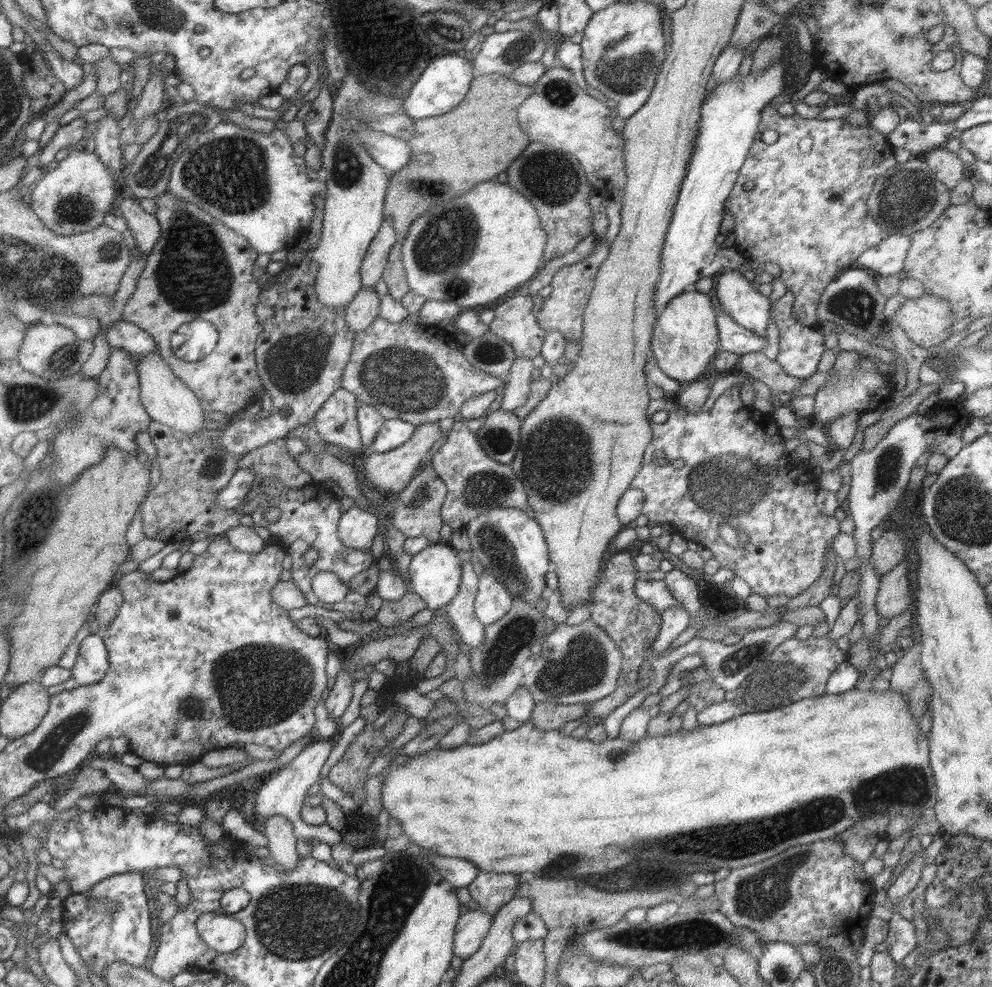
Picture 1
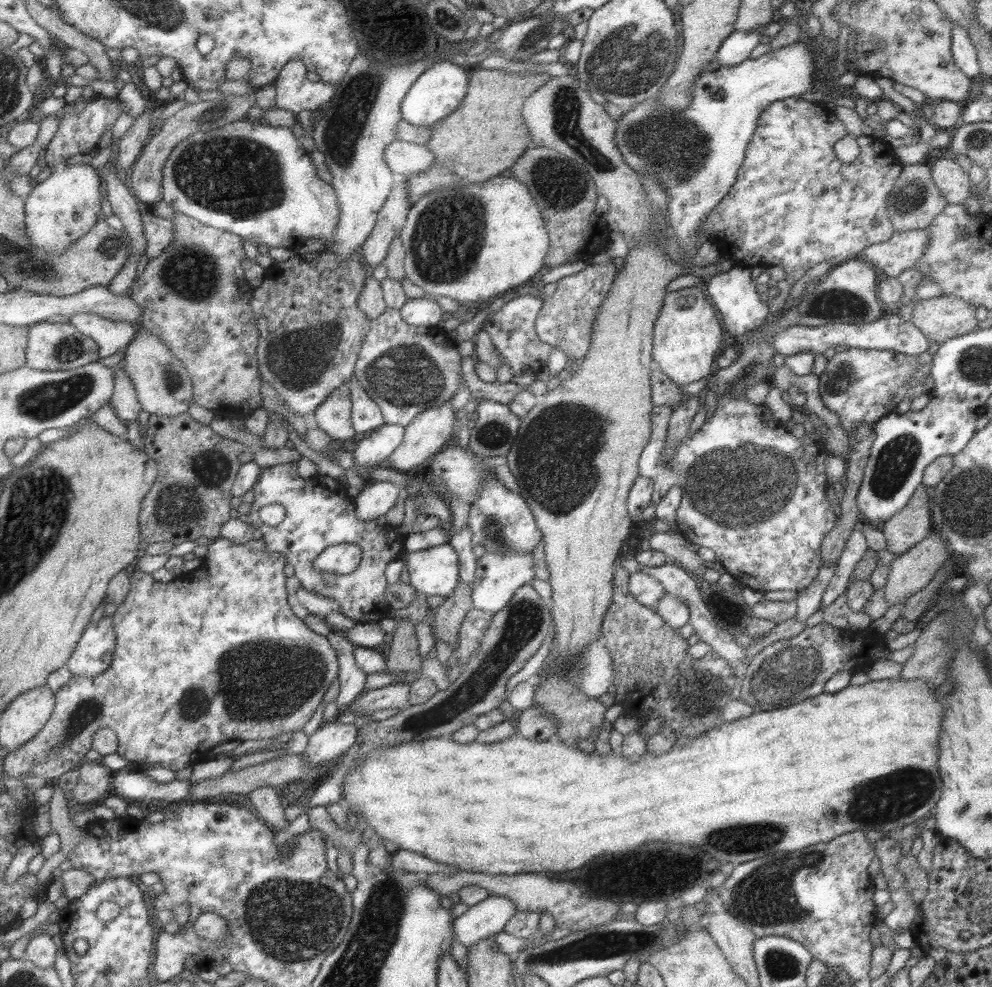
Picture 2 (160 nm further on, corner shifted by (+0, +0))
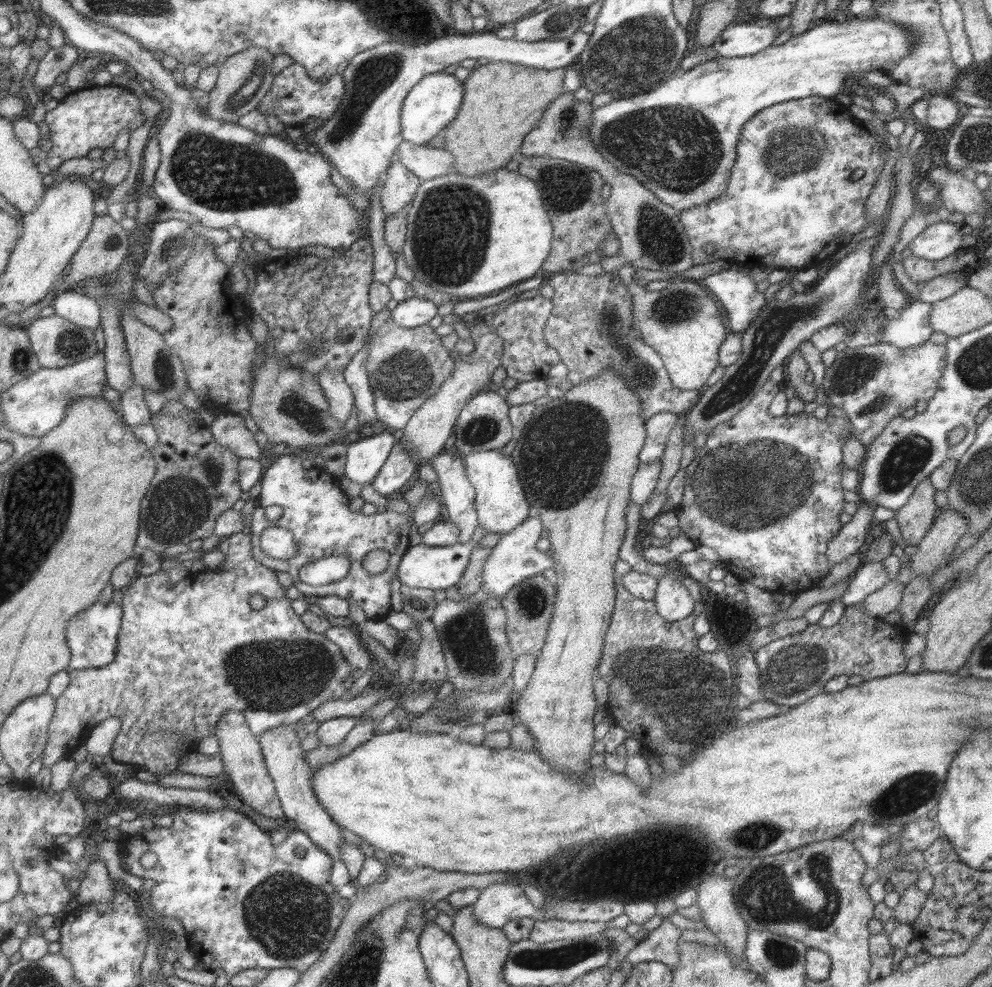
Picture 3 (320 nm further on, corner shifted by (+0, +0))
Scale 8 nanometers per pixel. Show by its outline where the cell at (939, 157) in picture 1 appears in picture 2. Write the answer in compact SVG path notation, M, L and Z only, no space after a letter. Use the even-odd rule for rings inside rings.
M936 156L930 165L930 175L947 205L963 205L967 197L975 192L965 173L954 159Z

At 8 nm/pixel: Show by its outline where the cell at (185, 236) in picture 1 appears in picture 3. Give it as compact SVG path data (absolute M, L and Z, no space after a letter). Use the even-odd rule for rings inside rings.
M199 236L194 244L194 249L192 250L192 255L183 263L181 268L178 268L172 276L168 276L155 290L151 290L152 296L154 298L155 304L153 305L157 310L164 312L173 323L173 328L162 334L165 344L171 349L171 352L179 358L181 361L183 372L185 373L185 380L194 394L199 398L199 401L204 408L208 407L209 410L214 414L225 414L225 413L235 413L245 410L249 410L249 393L251 392L250 386L252 383L252 378L250 375L250 368L253 366L252 360L255 357L255 340L249 335L247 330L247 324L250 322L252 317L252 312L249 310L249 305L245 305L243 302L243 297L239 294L235 294L229 288L229 268L226 264L223 264L214 254L214 246L208 238Z

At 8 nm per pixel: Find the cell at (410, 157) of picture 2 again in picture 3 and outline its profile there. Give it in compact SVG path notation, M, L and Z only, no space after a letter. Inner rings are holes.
M406 140L396 148L397 160L418 179L429 180L453 170L454 156L444 148L415 146Z

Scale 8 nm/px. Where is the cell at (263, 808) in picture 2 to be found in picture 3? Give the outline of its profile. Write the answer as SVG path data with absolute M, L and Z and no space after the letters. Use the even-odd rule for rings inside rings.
M228 710L223 713L216 722L212 735L218 742L218 753L223 763L224 774L228 774L228 778L232 782L235 792L241 796L241 800L267 818L282 816L280 800L276 795L273 781L267 774L257 737L249 730L242 713L236 710Z

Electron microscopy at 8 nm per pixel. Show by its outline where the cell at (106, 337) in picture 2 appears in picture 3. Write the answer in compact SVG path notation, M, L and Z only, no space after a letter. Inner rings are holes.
M78 289L57 292L51 304L53 315L94 331L100 324L100 306Z

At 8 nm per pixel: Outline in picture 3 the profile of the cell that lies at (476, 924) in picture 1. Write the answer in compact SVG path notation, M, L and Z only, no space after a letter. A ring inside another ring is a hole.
M515 882L489 884L471 905L473 918L489 928L501 929L509 920L528 917L543 920L541 909L533 906Z

